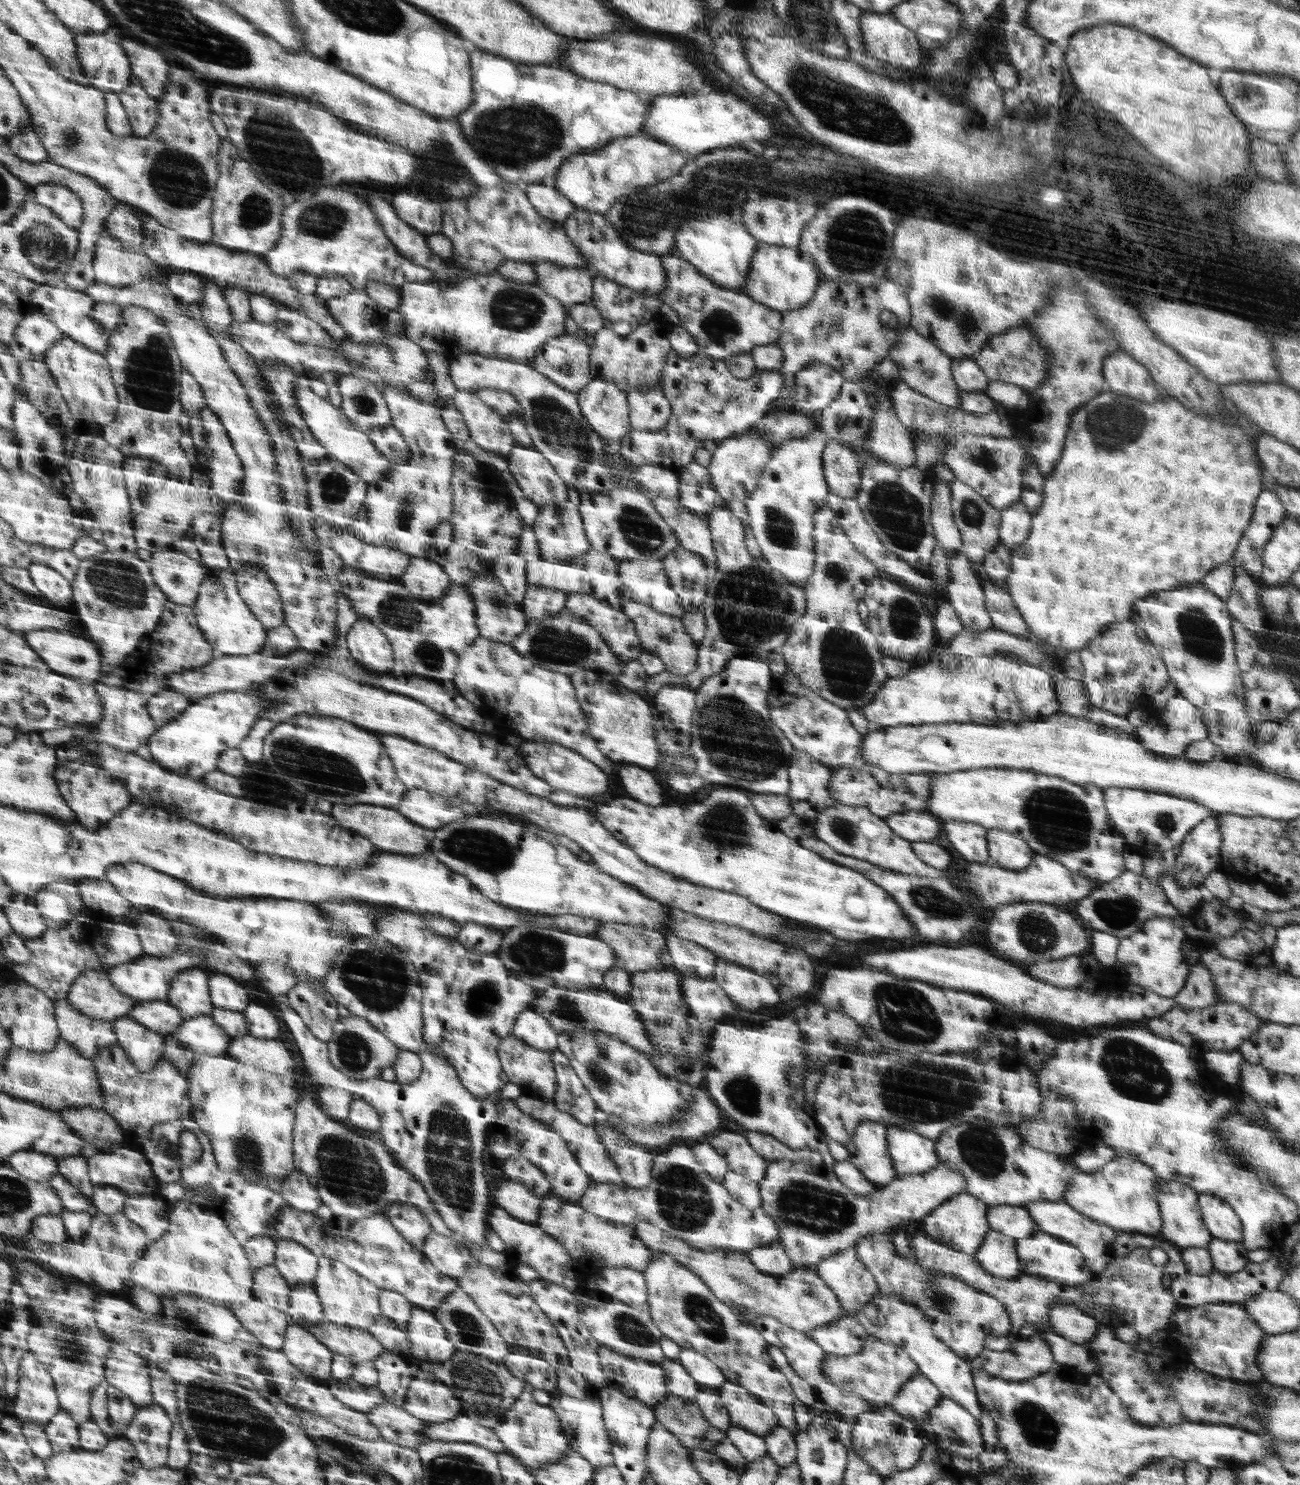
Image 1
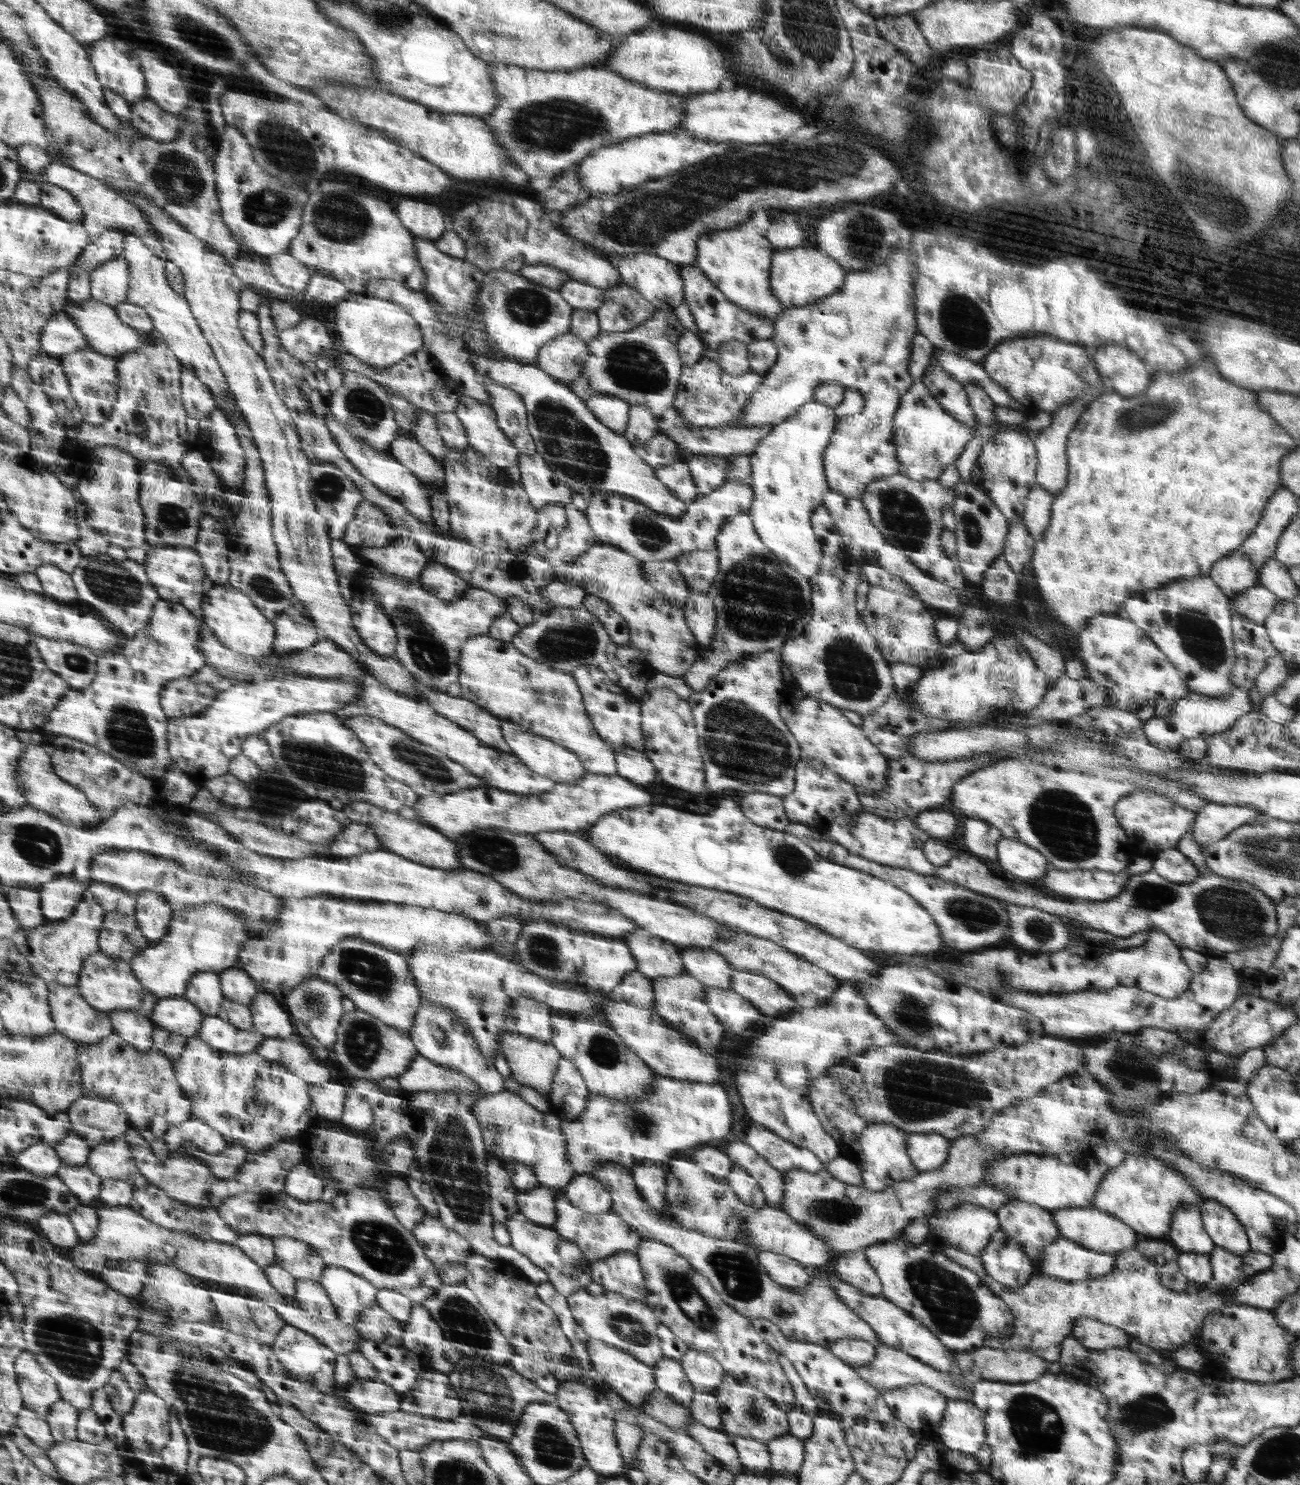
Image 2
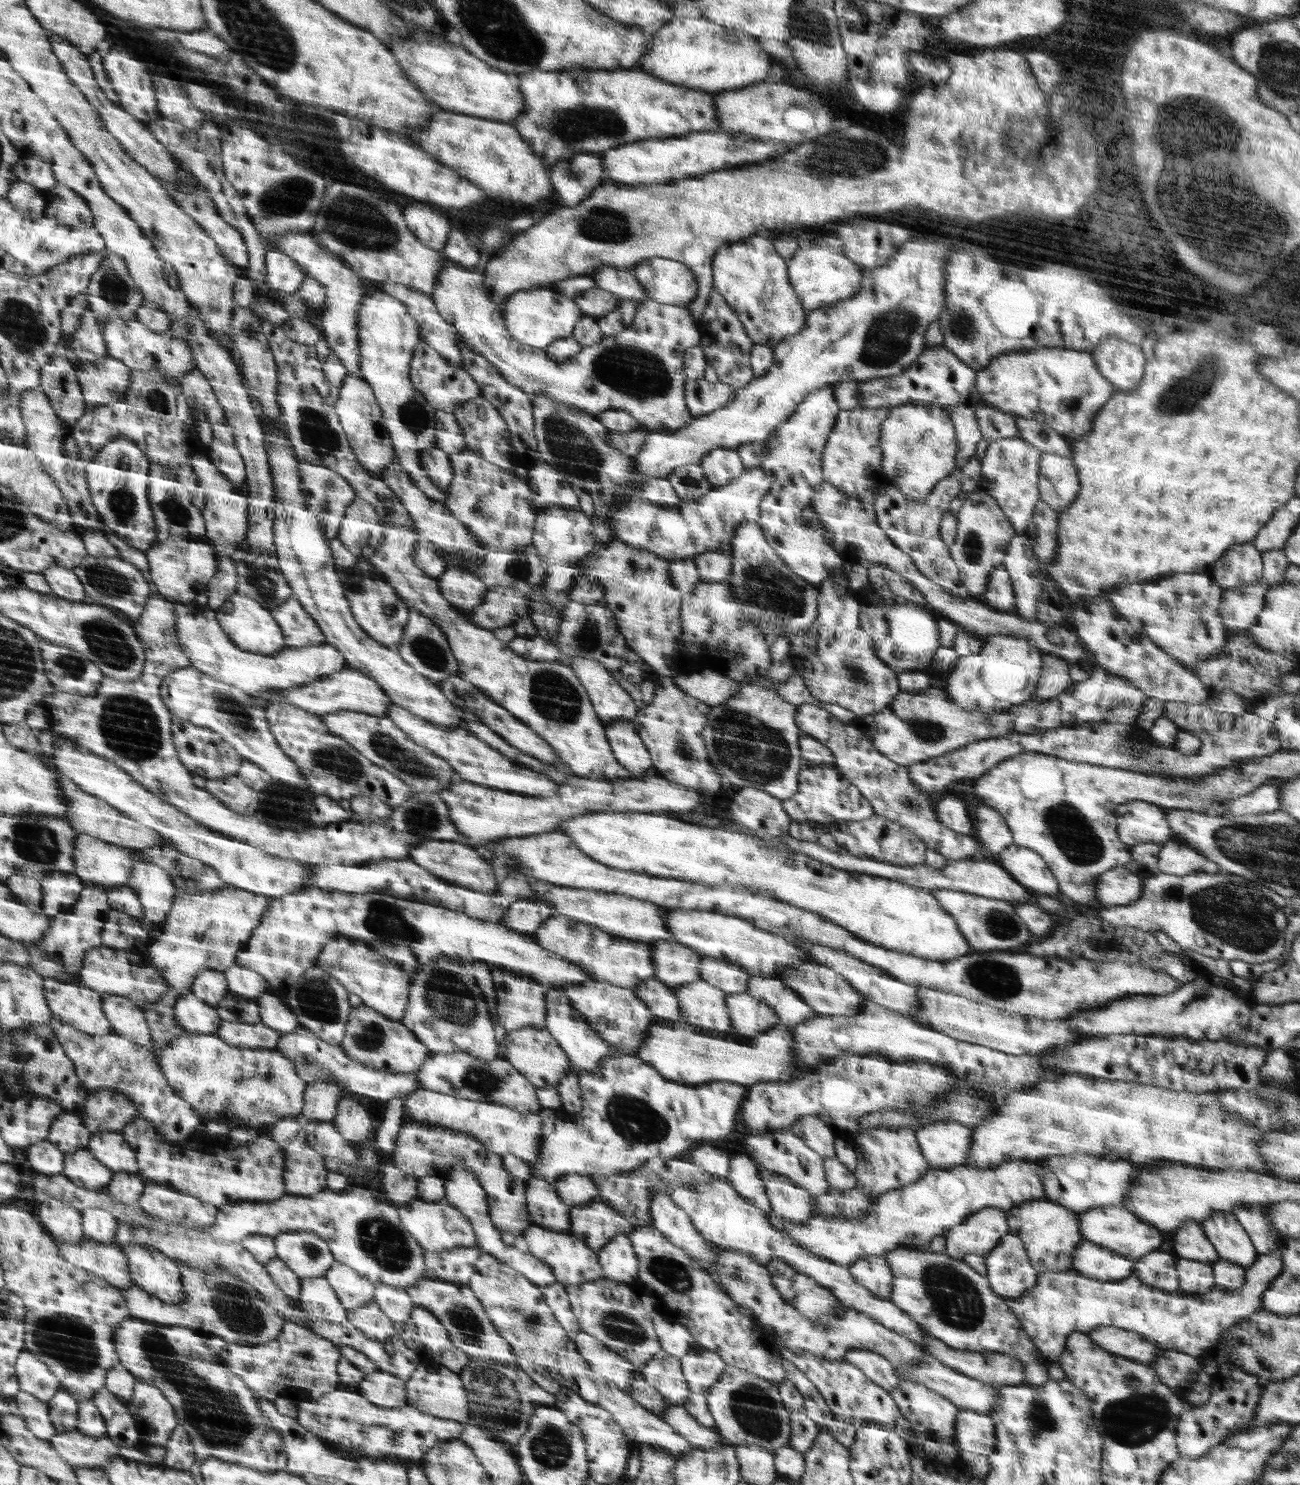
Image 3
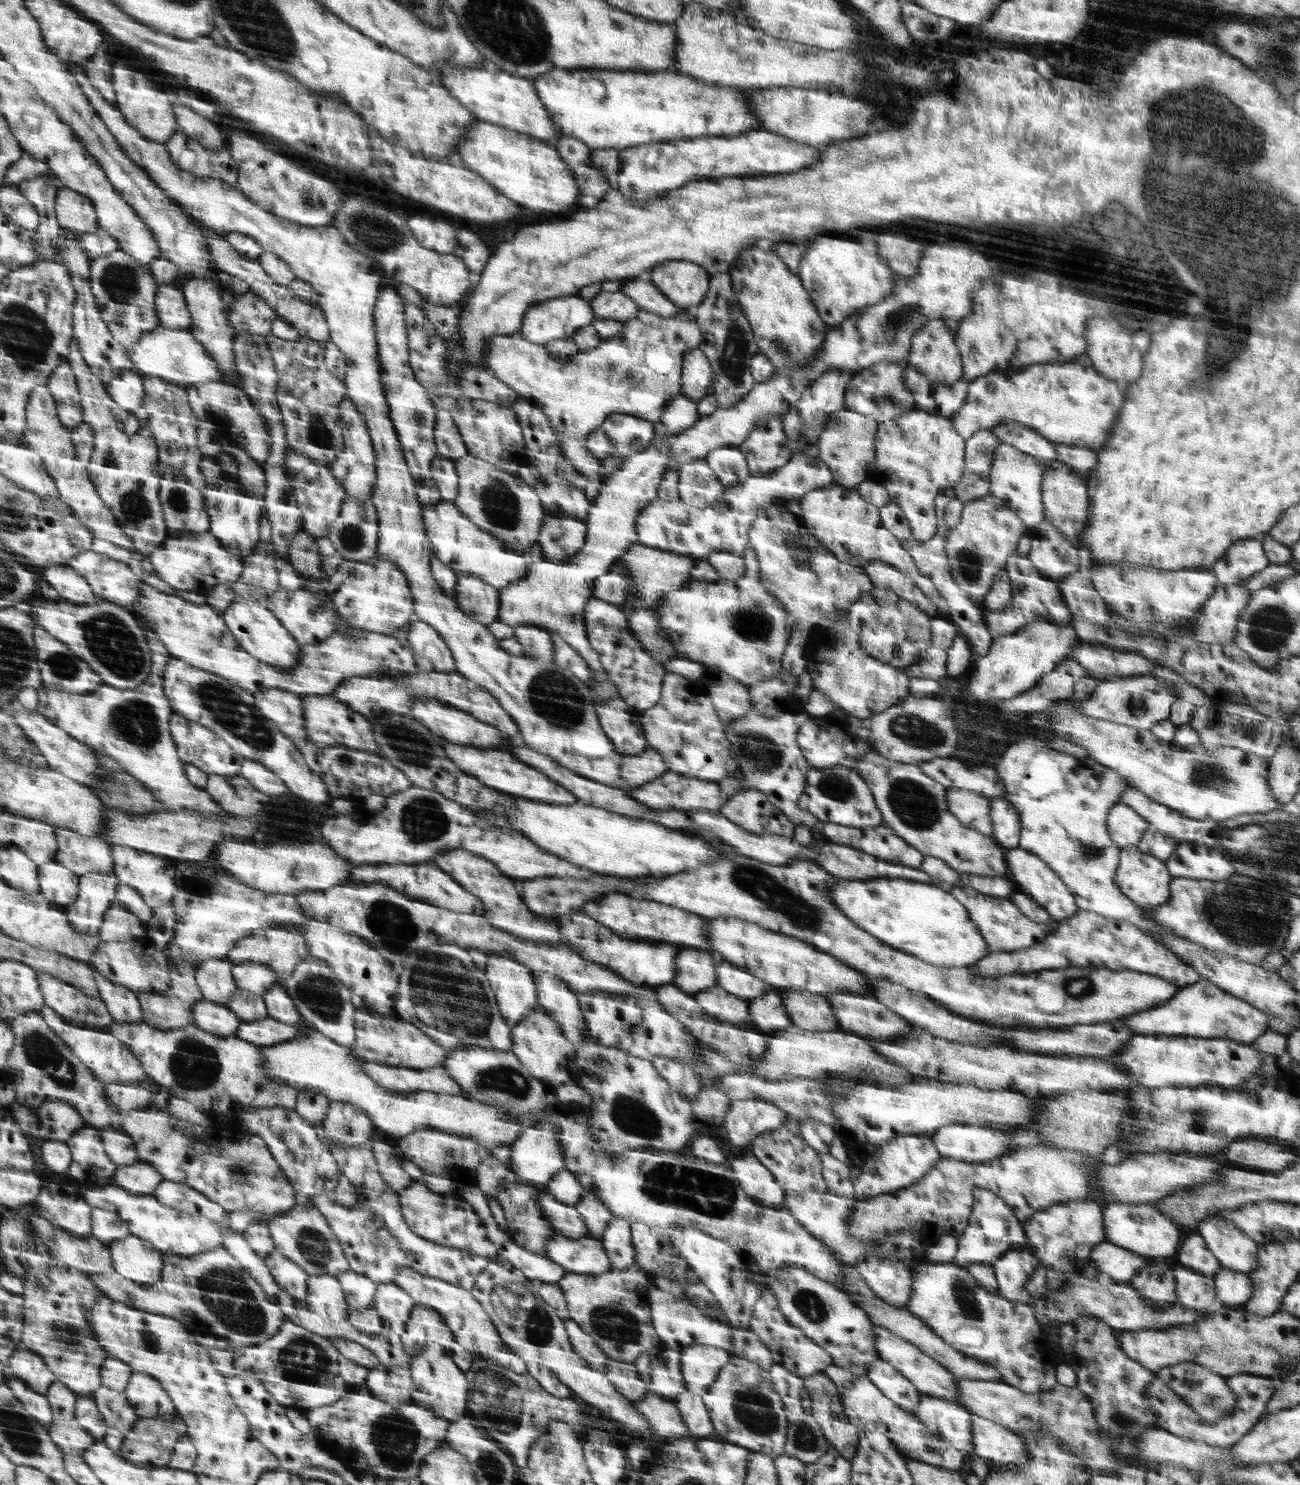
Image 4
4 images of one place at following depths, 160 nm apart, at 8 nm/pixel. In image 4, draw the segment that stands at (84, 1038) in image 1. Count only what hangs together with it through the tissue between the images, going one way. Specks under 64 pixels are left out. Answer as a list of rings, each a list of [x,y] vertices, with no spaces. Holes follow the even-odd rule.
[[[39,973],[46,1004],[54,1008],[66,1020],[77,1025],[106,1030],[114,1025],[114,1016],[102,997],[86,994],[86,991],[56,978],[52,974]]]

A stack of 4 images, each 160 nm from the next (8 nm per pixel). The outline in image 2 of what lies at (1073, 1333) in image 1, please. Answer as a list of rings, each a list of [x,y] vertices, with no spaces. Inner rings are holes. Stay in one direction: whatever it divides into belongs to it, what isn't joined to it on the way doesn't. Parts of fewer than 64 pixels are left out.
[[[1079,1318],[1074,1322],[1072,1334],[1078,1342],[1086,1347],[1096,1350],[1109,1349],[1110,1347],[1126,1347],[1128,1349],[1133,1337],[1120,1327],[1112,1326],[1091,1318]]]

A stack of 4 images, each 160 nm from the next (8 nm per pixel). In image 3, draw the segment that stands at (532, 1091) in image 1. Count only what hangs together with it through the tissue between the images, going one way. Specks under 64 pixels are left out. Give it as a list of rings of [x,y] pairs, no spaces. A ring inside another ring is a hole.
[[[526,1027],[518,1031],[511,1031],[504,1036],[500,1047],[500,1055],[513,1064],[516,1071],[520,1071],[536,1088],[556,1087],[572,1070],[573,1063],[569,1061],[566,1052],[562,1050],[550,1032],[544,1029]]]

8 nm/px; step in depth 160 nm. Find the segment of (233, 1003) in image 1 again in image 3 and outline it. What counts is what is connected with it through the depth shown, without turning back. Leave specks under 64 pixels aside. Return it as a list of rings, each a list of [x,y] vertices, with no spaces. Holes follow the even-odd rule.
[[[235,963],[226,969],[226,978],[230,992],[255,1000],[262,993],[270,990],[269,983],[257,971]]]

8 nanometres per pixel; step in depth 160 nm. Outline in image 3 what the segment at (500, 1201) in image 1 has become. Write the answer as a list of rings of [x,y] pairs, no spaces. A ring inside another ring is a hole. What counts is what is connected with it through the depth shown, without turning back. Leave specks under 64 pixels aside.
[[[531,1177],[526,1186],[525,1197],[534,1224],[551,1231],[569,1232],[572,1229],[570,1206],[557,1193],[555,1182]]]

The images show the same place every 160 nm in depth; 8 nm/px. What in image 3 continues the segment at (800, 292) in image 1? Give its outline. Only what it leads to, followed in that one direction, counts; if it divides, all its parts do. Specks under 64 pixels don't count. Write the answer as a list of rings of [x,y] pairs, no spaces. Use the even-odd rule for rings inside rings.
[[[810,246],[806,250],[799,250],[794,253],[791,259],[787,260],[789,267],[789,282],[800,298],[801,305],[807,311],[820,307],[836,305],[840,301],[853,297],[861,288],[862,266],[852,262],[845,254],[836,254],[834,250],[826,246]]]

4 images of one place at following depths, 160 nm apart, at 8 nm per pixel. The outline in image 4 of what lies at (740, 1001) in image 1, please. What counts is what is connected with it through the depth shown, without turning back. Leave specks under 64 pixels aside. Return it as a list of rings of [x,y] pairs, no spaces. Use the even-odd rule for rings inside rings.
[[[776,988],[781,996],[792,1025],[809,1032],[836,1032],[839,1030],[834,1008],[824,995],[802,989]]]

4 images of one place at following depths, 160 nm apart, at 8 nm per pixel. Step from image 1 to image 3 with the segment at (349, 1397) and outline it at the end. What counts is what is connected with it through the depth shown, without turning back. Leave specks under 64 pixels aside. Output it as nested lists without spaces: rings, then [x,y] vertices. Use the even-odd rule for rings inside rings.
[[[373,1372],[355,1386],[361,1395],[370,1398],[376,1406],[404,1406],[407,1396],[404,1382],[388,1372]]]

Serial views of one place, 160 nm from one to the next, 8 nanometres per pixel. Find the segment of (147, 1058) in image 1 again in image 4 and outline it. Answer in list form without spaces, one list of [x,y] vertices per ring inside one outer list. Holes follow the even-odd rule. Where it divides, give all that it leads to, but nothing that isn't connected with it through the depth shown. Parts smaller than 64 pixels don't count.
[[[96,972],[102,1001],[110,1008],[116,1023],[142,1023],[144,1010],[139,993]]]

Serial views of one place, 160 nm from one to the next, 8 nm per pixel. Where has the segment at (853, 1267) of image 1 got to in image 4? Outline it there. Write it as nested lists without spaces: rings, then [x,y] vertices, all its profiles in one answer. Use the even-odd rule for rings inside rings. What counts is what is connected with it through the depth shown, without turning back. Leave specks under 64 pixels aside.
[[[878,1255],[869,1256],[853,1267],[869,1284],[874,1295],[891,1306],[905,1309],[914,1290],[913,1270],[909,1262]]]

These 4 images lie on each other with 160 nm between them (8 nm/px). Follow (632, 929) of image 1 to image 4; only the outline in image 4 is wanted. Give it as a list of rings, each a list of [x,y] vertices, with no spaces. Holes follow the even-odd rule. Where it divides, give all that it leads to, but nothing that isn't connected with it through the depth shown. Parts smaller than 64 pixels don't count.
[[[681,946],[677,954],[675,985],[689,994],[700,993],[717,984],[717,958],[698,948]]]

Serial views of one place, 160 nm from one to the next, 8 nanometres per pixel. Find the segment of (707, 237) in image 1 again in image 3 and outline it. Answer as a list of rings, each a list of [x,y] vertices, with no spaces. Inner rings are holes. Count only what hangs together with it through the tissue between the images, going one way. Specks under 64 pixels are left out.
[[[764,233],[755,234],[744,241],[721,246],[713,256],[713,288],[716,289],[728,306],[736,313],[743,324],[746,335],[755,344],[765,344],[774,348],[789,336],[800,334],[806,322],[806,310],[789,282],[788,262],[778,254],[773,242]]]

